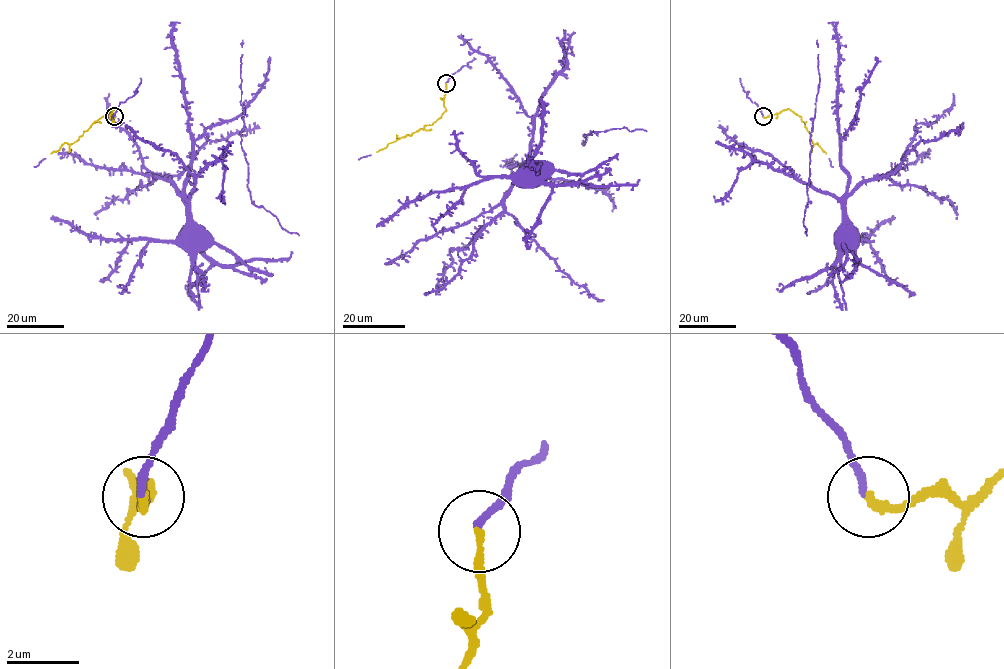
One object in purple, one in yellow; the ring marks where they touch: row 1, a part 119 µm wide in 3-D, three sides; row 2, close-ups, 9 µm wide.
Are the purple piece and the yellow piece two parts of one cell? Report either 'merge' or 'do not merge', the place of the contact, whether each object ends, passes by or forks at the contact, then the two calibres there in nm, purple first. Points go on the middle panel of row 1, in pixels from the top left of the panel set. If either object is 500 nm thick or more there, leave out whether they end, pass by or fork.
merge; at (446, 83); purple ends there; yellow ends there; 200 nm thick on the purple side, 220 nm on the other

